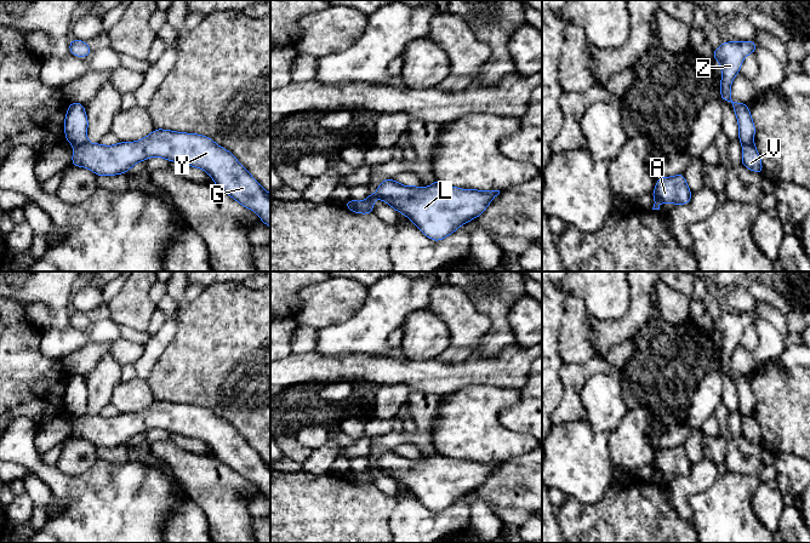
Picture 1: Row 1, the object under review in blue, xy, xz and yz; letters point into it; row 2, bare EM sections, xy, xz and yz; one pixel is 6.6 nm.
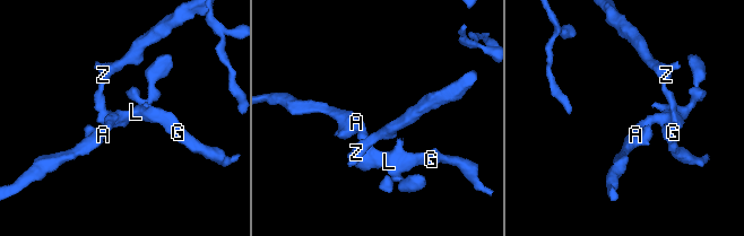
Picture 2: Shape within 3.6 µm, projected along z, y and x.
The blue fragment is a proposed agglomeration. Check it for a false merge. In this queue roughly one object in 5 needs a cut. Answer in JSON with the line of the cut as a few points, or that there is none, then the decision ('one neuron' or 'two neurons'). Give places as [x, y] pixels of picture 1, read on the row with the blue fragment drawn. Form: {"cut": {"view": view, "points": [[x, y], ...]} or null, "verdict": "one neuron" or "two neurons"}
{"cut": {"view": "xy", "points": [[86, 141], [74, 146]]}, "verdict": "two neurons"}

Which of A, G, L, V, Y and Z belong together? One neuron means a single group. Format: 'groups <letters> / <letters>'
groups A G L V Y / Z

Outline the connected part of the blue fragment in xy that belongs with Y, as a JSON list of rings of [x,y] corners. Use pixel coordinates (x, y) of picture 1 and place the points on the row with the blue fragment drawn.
[[[155,128],[137,142],[115,145],[85,143],[74,145],[70,165],[86,167],[96,176],[129,173],[137,162],[159,156],[206,171],[215,185],[255,211],[270,228],[270,194],[227,149],[204,135]]]

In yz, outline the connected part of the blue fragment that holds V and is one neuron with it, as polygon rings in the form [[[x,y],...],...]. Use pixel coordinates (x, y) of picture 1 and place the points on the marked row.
[[[753,143],[742,145],[741,164],[748,170],[763,175],[761,159]]]

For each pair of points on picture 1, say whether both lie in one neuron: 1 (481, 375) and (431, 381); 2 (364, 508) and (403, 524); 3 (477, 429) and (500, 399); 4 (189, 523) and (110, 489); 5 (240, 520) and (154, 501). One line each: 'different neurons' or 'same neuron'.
1: same neuron
2: different neurons
3: same neuron
4: different neurons
5: different neurons

